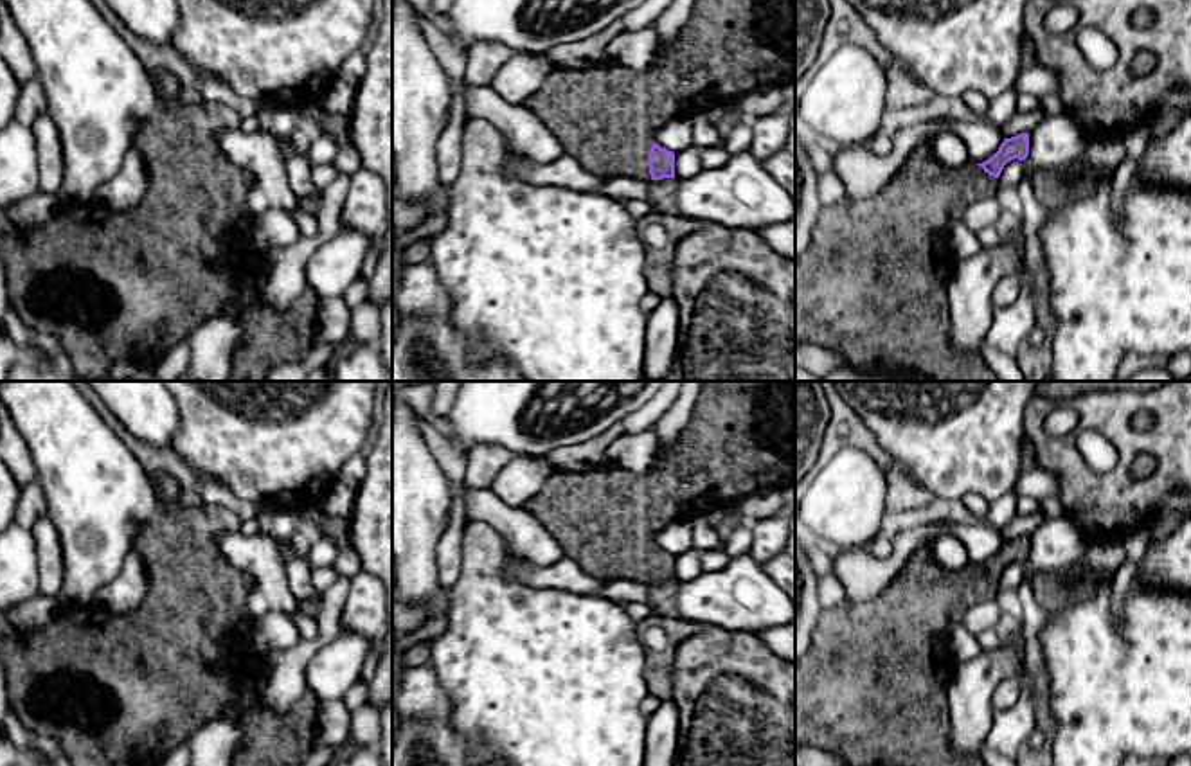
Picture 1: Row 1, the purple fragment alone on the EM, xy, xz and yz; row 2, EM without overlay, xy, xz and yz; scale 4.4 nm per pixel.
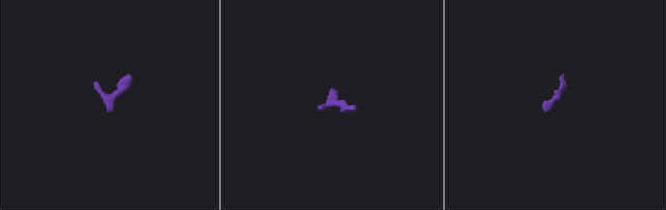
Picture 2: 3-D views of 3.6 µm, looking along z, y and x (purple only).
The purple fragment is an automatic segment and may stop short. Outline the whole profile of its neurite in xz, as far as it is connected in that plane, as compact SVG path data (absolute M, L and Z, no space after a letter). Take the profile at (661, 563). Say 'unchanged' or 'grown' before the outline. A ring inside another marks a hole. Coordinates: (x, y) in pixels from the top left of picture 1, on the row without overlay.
grown; M765 381L752 390L702 387L689 424L646 473L606 464L590 473L554 471L524 507L587 574L640 584L675 581L675 556L653 545L658 530L759 489L783 491L795 480L795 381Z

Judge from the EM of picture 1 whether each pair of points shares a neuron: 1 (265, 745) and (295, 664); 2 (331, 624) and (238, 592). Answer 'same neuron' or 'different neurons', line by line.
1: different neurons
2: different neurons

